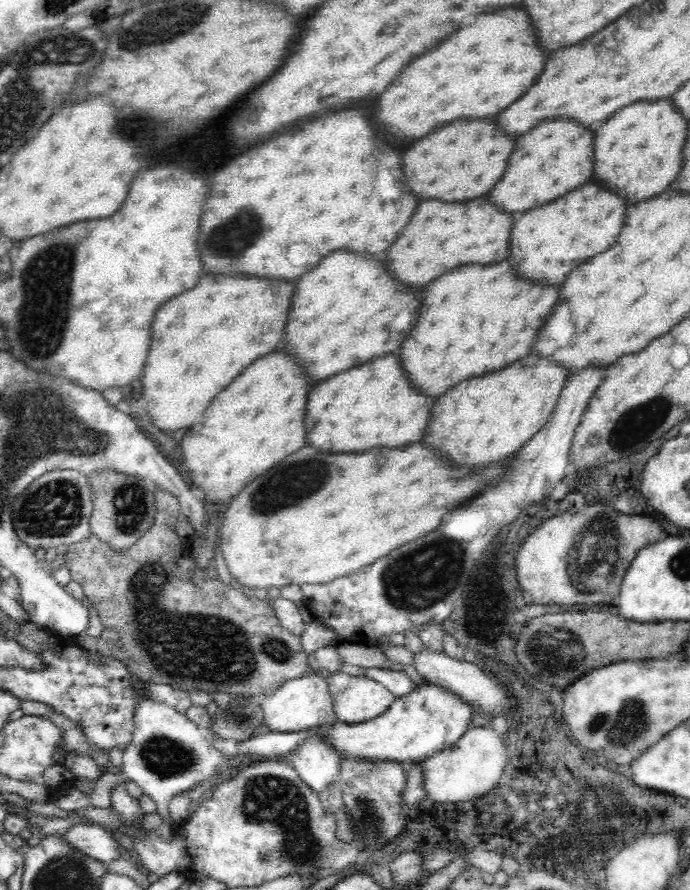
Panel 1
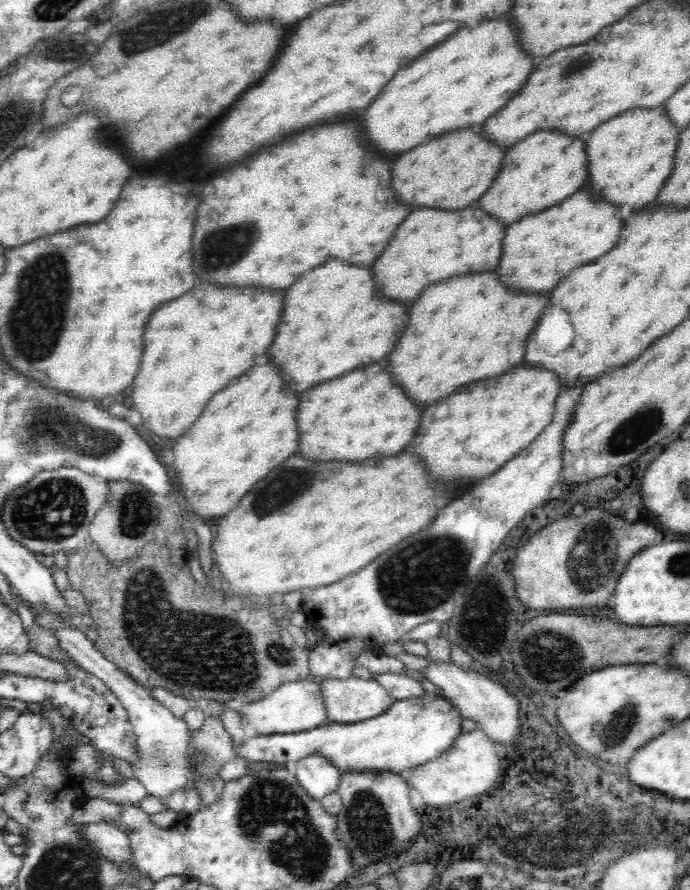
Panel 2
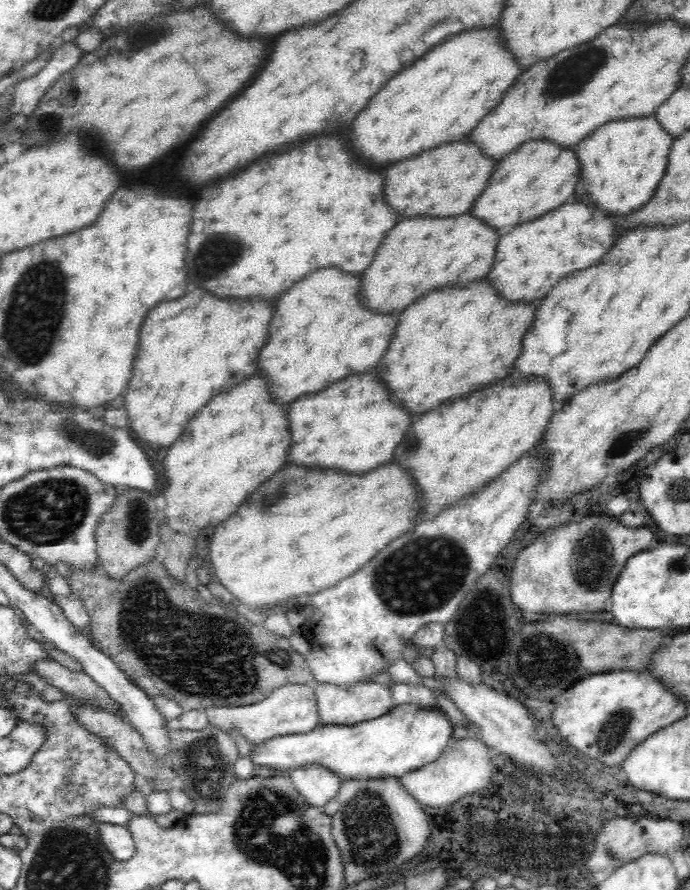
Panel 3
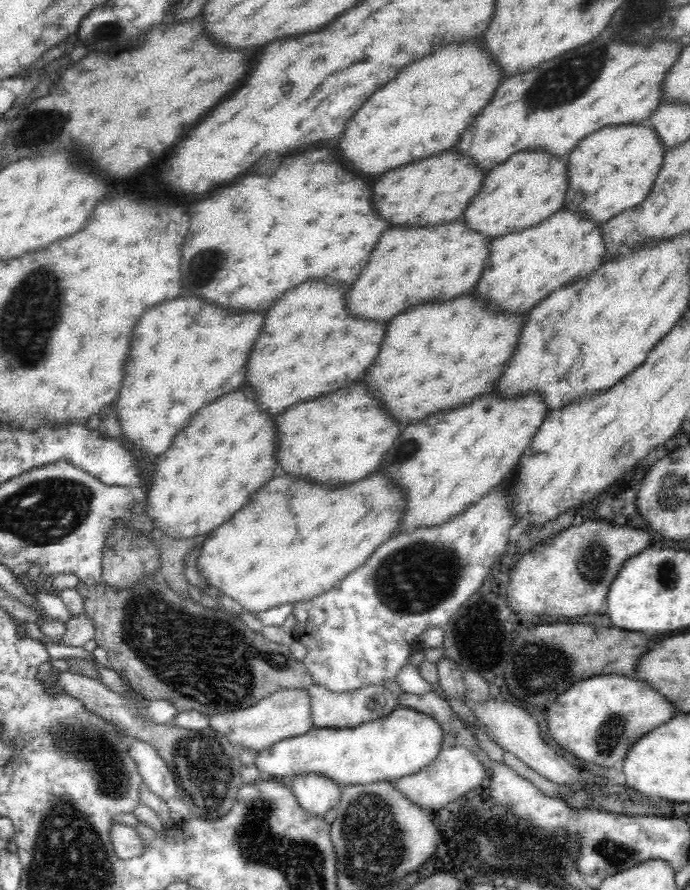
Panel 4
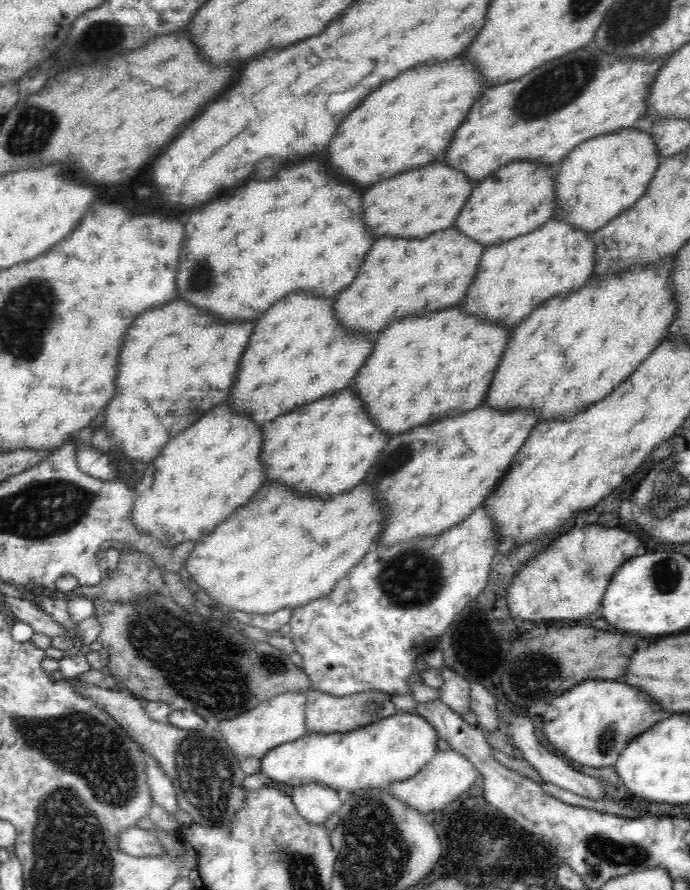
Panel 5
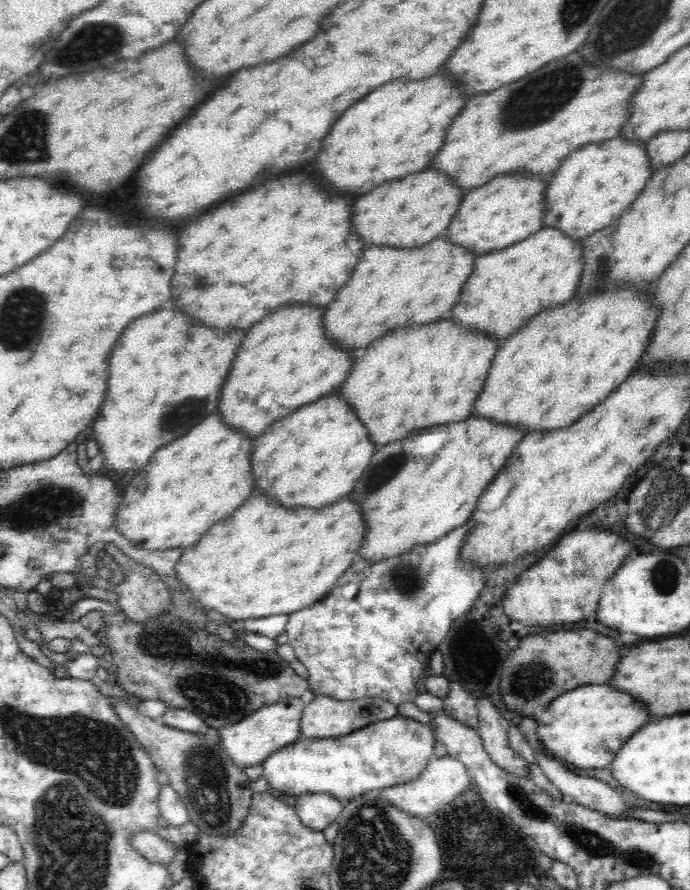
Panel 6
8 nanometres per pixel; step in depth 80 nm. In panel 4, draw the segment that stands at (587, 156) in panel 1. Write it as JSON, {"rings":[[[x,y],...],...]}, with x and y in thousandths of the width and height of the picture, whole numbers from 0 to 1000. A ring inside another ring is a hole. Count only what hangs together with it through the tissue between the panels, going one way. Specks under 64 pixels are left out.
{"rings":[[[783,167],[745,172],[739,180],[733,180],[728,187],[719,187],[713,193],[704,196],[704,202],[699,204],[696,216],[691,216],[691,219],[680,226],[668,247],[672,247],[683,257],[696,261],[699,265],[707,265],[710,270],[733,265],[735,262],[746,262],[768,256],[814,235],[823,207],[820,175],[797,175],[797,172],[783,170]]]}

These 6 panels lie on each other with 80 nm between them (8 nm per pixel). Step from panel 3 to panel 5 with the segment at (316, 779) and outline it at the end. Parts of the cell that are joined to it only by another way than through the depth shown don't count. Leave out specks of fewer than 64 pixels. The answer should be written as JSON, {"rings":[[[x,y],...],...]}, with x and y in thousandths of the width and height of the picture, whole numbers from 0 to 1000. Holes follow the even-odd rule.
{"rings":[[[458,880],[438,882],[422,889],[432,913],[455,927],[468,927],[499,902],[499,897],[481,885]]]}

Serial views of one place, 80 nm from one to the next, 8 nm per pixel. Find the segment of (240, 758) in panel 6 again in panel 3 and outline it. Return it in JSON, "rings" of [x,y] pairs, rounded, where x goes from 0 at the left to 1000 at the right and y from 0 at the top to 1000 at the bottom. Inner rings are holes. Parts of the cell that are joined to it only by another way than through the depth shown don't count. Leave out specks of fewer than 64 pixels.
{"rings":[[[445,769],[409,770],[371,791],[348,793],[348,796],[300,796],[296,799],[306,816],[328,821],[336,828],[348,826],[364,838],[371,838],[403,826],[445,824],[462,816],[458,783],[455,783],[452,771]]]}

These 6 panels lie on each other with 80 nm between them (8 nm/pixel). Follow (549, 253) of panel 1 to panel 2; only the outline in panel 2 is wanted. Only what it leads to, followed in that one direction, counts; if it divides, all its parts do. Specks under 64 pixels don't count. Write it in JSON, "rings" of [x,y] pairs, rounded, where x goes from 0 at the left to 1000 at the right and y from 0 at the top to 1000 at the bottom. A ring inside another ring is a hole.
{"rings":[[[838,213],[812,229],[735,254],[719,306],[751,328],[797,328],[822,307],[881,284],[896,272],[899,258],[896,234],[854,213]]]}

